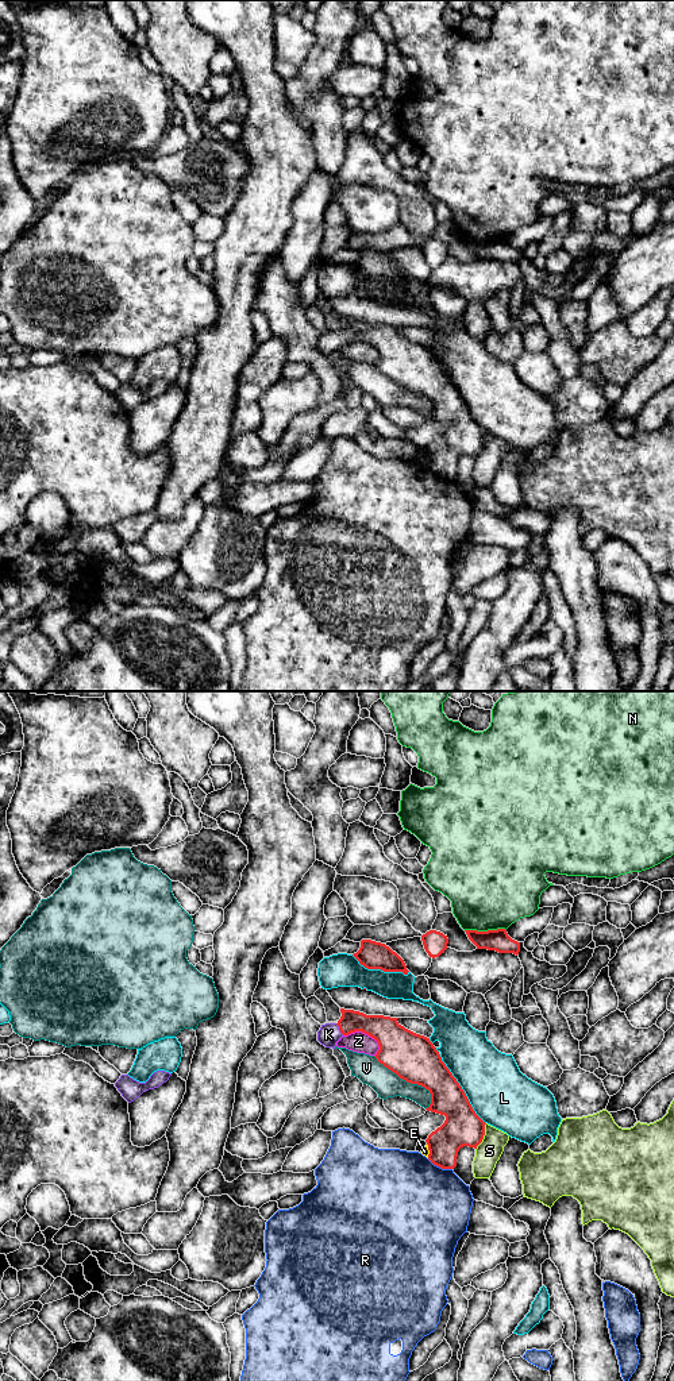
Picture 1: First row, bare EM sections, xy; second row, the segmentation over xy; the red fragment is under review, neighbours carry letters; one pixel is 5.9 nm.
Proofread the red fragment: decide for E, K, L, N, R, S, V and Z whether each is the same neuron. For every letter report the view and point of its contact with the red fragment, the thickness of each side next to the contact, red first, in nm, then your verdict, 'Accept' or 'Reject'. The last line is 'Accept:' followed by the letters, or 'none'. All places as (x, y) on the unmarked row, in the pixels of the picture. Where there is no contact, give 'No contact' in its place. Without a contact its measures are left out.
E: Touches red at xy (428, 458). Thickness 220 nm (red) against 50 nm. Reject
K: Touches red at xy (339, 338). Thickness 150 nm (red) against 130 nm. Accept
L: Touches red at xy (462, 398). Thickness 220 nm (red) against 360 nm. Reject
N: Touches red at xy (485, 240). Thickness 130 nm (red) against 480 nm. Reject
R: Touches red at xy (439, 475). Thickness 200 nm (red) against 500 nm. Reject
S: Touches red at xy (482, 446). Thickness 220 nm (red) against 150 nm. Reject
V: Touches red at xy (408, 390). Thickness 280 nm (red) against 160 nm. Reject
Z: Touches red at xy (364, 340). Thickness 260 nm (red) against 120 nm. Reject
Accept: K

